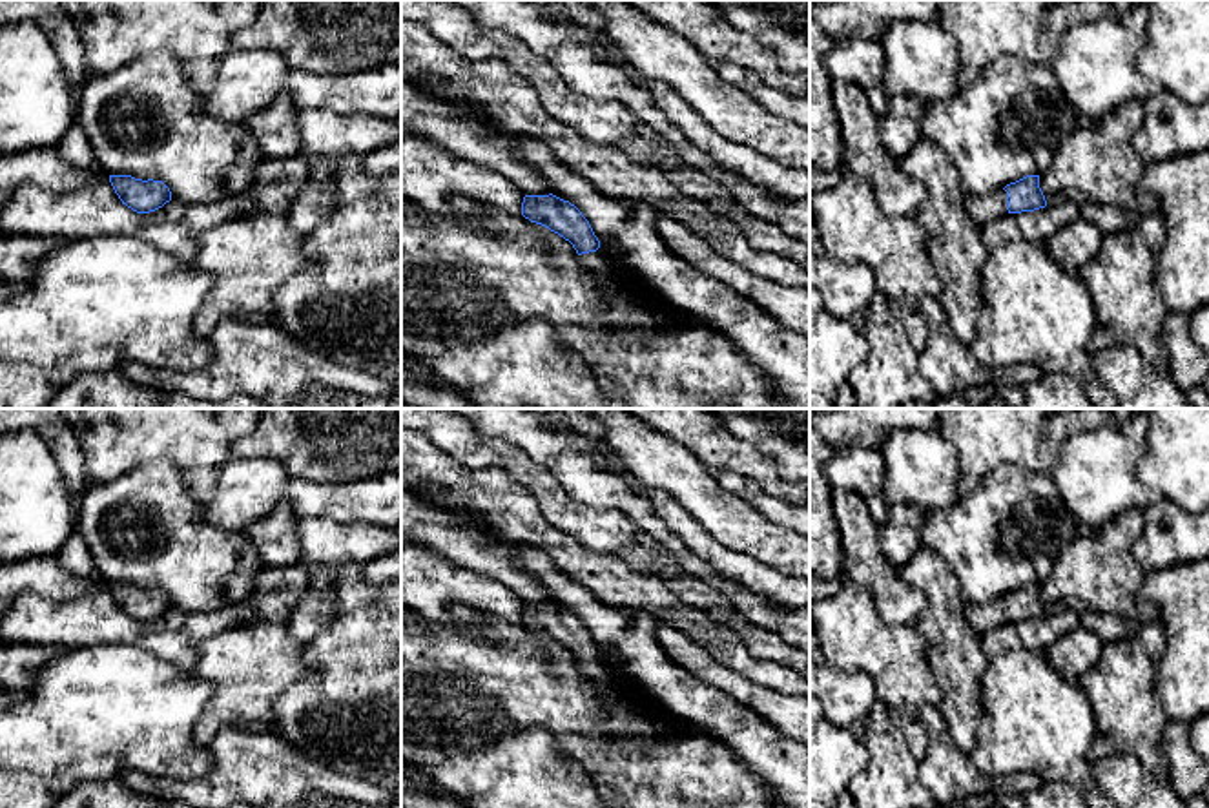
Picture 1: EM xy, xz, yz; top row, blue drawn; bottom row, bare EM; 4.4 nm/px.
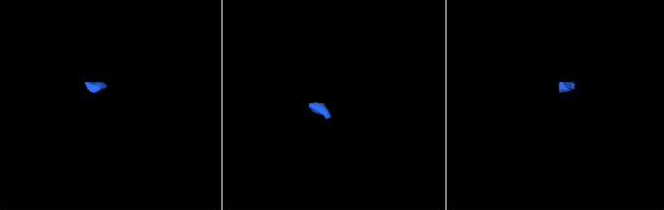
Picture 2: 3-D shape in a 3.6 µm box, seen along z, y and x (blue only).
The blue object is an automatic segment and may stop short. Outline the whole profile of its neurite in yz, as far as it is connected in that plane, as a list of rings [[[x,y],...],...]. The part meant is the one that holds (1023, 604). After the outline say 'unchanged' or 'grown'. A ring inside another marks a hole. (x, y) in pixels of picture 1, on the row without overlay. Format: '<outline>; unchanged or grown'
[[[1027,584],[985,604],[966,604],[966,620],[977,635],[1001,627],[1008,622],[1045,616],[1047,609],[1039,596],[1039,584]]]; grown

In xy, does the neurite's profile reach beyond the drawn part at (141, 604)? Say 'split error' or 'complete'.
complete

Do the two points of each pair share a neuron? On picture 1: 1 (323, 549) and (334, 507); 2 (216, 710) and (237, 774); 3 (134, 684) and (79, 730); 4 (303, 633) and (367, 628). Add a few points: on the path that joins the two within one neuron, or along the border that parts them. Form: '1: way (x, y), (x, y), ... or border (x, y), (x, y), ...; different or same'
1: border (299, 517), (372, 526); different
2: border (263, 730), (223, 726), (208, 746); different
3: way (121, 697), (92, 719); same
4: border (336, 591), (334, 617), (305, 644); different

